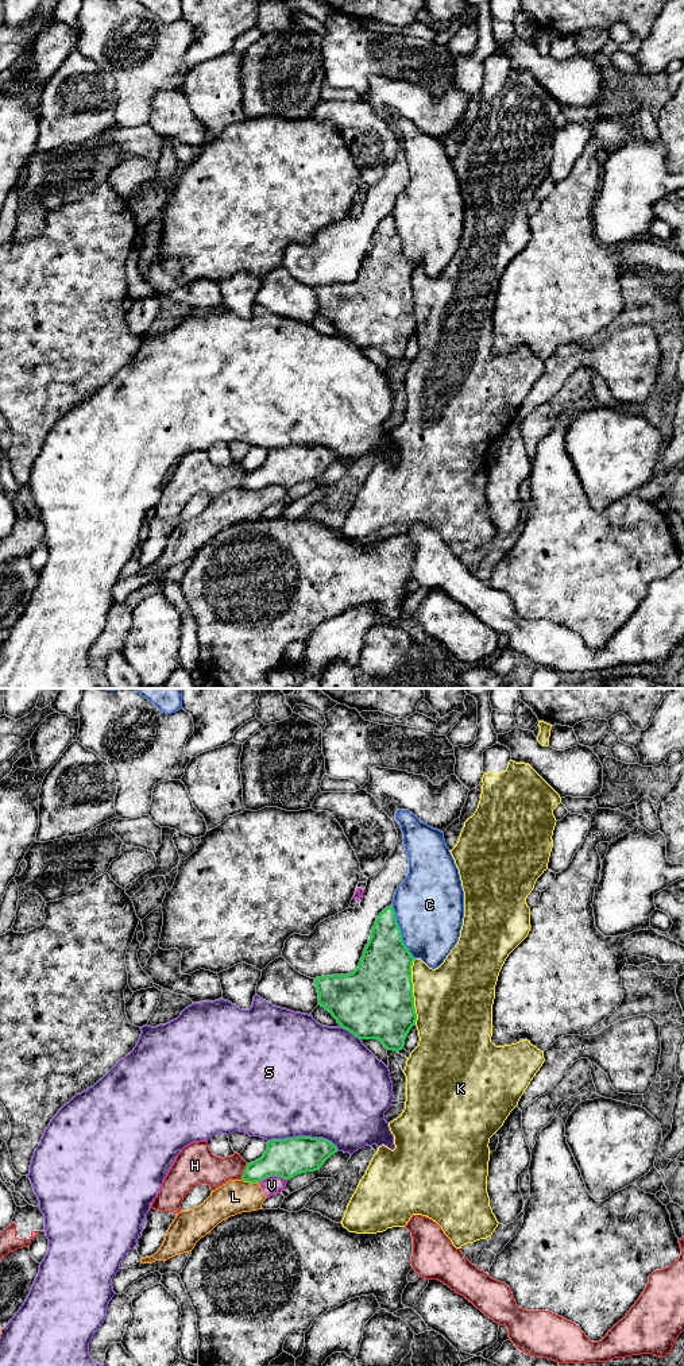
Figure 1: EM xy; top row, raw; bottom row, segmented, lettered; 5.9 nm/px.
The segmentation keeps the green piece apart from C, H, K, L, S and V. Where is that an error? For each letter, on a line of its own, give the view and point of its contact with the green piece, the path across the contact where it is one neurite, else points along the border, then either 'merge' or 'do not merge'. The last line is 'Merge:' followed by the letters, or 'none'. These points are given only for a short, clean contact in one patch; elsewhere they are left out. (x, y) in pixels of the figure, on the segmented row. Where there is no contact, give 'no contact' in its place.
C: contact xy (401, 933); do not merge
H: contact xy (244, 1172); do not merge
K: contact xy (412, 992); do not merge
L: contact xy (250, 1181); border xy (242, 1179), (258, 1183); do not merge
S: contact xy (304, 1137); do not merge
V: contact xy (271, 1175); do not merge
Merge: none

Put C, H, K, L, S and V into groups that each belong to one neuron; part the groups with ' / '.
C / H / K / L V / S

